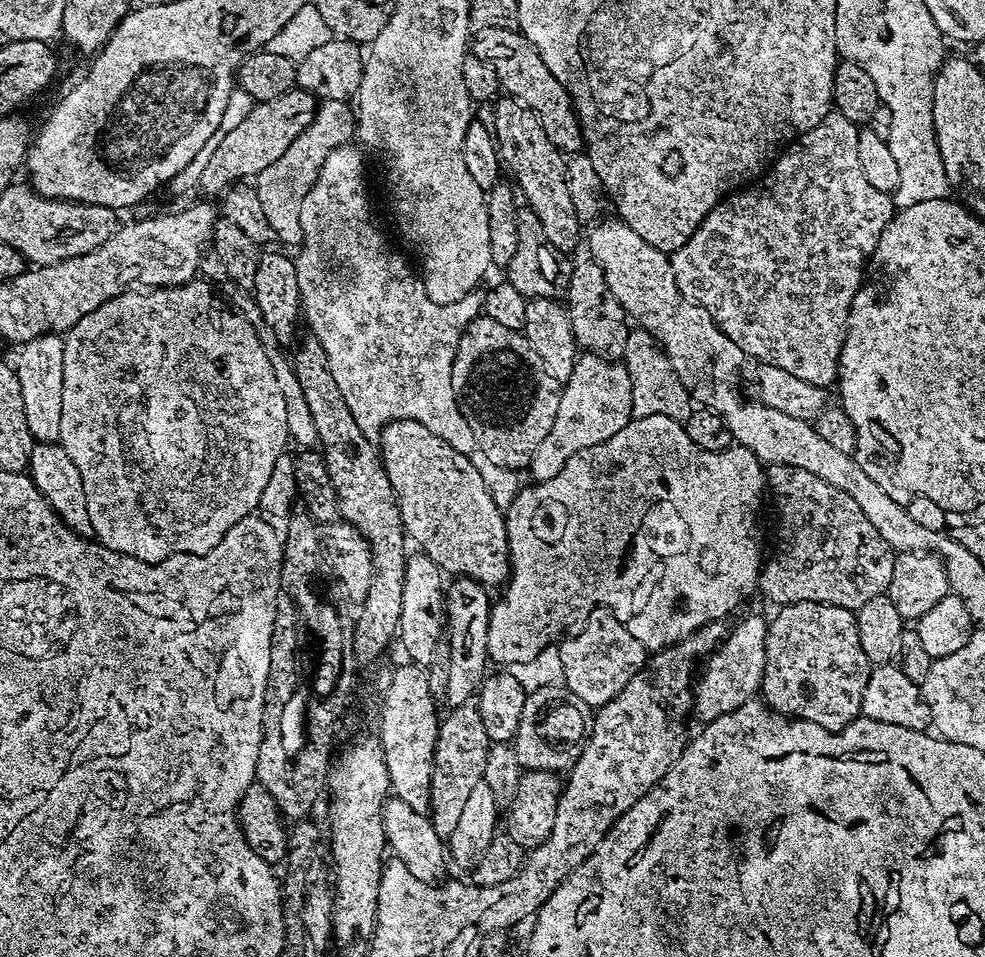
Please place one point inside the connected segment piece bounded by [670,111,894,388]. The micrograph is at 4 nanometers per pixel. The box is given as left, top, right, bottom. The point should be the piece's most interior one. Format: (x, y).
(771, 265)

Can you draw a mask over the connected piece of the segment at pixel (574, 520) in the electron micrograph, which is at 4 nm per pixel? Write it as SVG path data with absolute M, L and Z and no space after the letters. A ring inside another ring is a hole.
M637 416L635 418L629 419L627 422L624 422L624 425L617 427L613 431L612 435L607 436L605 440L601 441L600 444L591 444L589 448L582 450L581 452L576 452L569 458L565 464L560 467L560 469L554 473L549 480L542 480L536 483L533 483L531 486L533 488L524 488L516 496L516 501L508 508L508 521L504 524L504 532L508 535L508 560L512 563L512 577L508 580L508 585L504 588L504 597L497 602L496 605L492 608L492 613L488 616L488 633L484 636L484 644L488 647L488 656L493 660L494 663L500 664L499 666L509 666L512 664L526 664L530 662L531 659L534 659L536 656L541 655L545 648L548 648L556 641L559 641L561 637L565 635L568 623L572 620L572 615L579 610L583 604L593 604L596 608L601 608L604 612L609 612L612 615L612 620L616 624L621 624L624 627L624 632L626 635L632 639L632 642L635 642L637 645L649 645L658 641L662 641L663 638L669 637L675 631L684 630L686 627L689 627L691 622L696 622L698 618L705 617L706 614L714 613L716 610L727 609L733 611L740 603L740 595L744 592L744 587L748 583L753 583L755 576L758 572L758 556L756 560L756 544L752 540L748 540L748 515L752 512L752 507L756 504L756 494L754 492L754 484L752 482L752 468L758 462L758 456L749 451L736 449L734 447L728 446L723 450L712 453L702 453L694 452L689 448L685 448L677 439L676 435L673 432L673 425L666 421L663 421L662 418L652 417L652 416Z

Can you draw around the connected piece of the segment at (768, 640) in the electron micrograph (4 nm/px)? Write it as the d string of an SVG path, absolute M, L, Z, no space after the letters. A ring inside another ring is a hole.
M799 600L775 611L768 633L762 636L759 695L768 707L783 716L827 725L831 716L843 710L848 700L848 679L856 668L858 645L849 609Z

